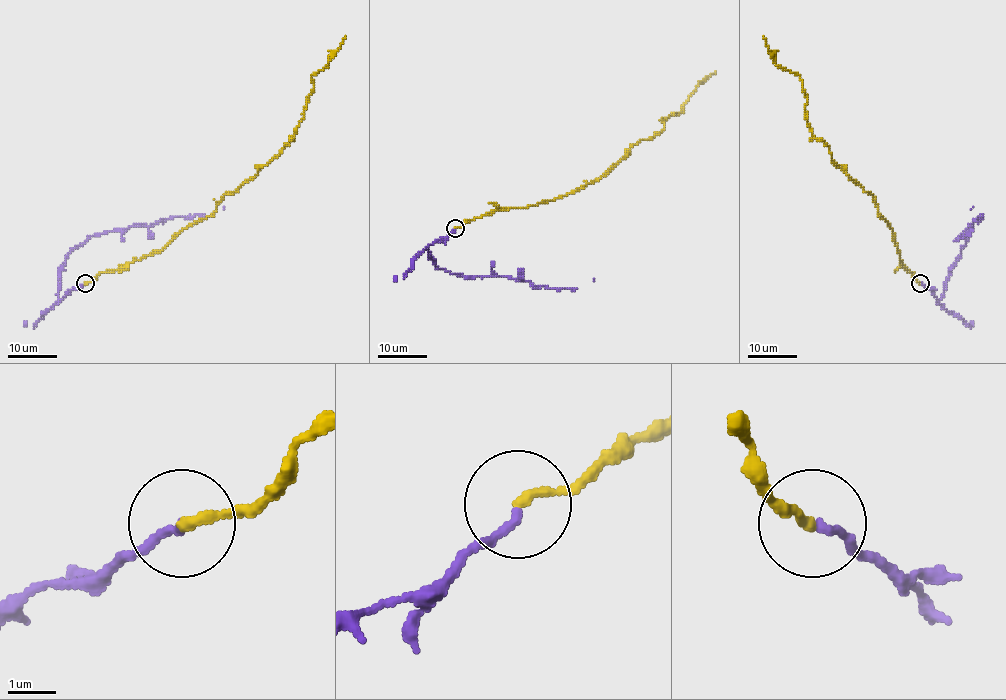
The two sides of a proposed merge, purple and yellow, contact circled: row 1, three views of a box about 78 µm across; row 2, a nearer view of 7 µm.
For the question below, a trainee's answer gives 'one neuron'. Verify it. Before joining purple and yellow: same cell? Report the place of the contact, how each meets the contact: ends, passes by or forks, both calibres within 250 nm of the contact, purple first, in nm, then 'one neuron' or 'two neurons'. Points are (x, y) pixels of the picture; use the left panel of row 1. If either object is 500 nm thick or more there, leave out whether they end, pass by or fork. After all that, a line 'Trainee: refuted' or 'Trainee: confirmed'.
(85, 283) | purple ends | yellow ends | 170/200 nm | one neuron
Trainee: confirmed

